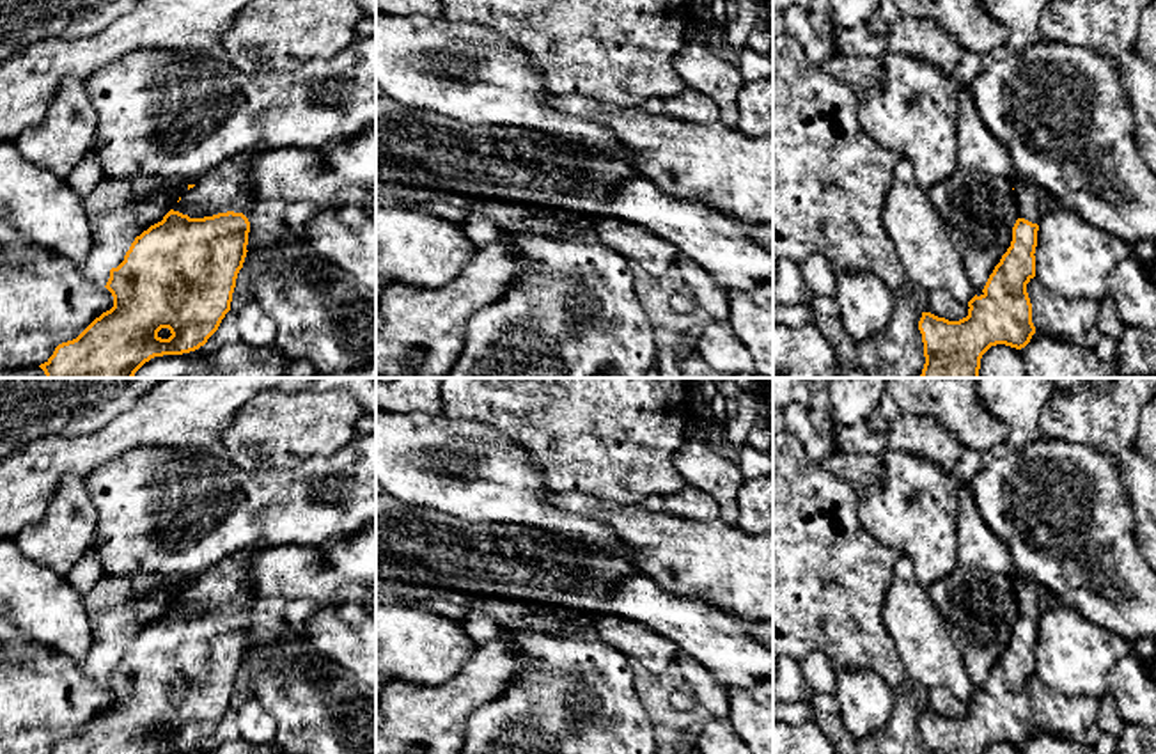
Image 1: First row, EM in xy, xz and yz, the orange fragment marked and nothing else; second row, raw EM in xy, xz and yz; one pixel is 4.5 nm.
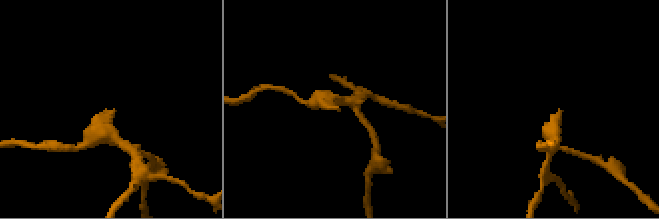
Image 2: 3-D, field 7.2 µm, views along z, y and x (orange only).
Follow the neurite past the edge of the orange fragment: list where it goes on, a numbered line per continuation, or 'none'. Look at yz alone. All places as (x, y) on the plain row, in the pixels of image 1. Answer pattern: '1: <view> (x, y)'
1: yz (1027, 596)

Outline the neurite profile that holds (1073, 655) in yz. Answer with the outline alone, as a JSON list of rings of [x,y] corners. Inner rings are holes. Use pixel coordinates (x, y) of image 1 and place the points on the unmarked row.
[[[1064,603],[1043,612],[1035,644],[1035,676],[1067,697],[1101,699],[1108,674],[1131,644]]]

